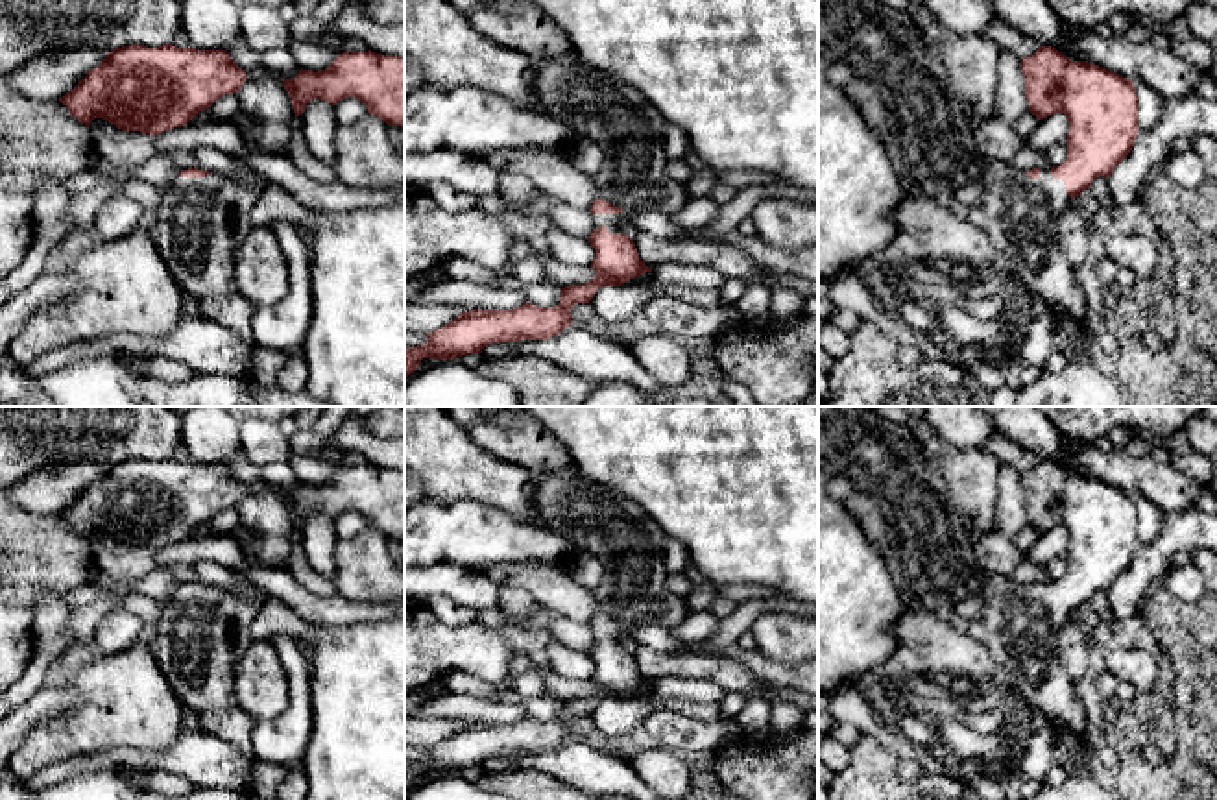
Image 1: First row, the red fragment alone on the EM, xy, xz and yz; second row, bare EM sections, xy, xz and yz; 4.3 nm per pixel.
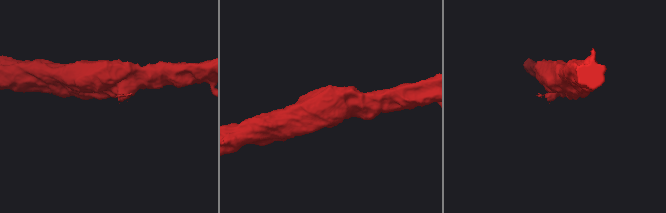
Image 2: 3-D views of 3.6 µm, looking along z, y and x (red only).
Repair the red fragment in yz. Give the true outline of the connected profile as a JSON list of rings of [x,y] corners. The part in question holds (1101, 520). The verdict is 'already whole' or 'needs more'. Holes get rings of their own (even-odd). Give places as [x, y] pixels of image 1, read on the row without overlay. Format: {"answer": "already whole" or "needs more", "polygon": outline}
{"answer": "needs more", "polygon": [[[1040,460],[1021,473],[1029,525],[1043,534],[1064,527],[1069,534],[1067,571],[1060,580],[1018,584],[1010,576],[994,578],[982,623],[992,656],[1008,669],[1027,702],[1038,715],[1038,724],[1066,730],[1088,739],[1088,717],[1075,682],[1058,660],[1058,637],[1069,624],[1069,615],[1090,602],[1099,589],[1110,591],[1114,582],[1130,567],[1138,549],[1138,510],[1127,493],[1095,477],[1071,475],[1051,460]]]}

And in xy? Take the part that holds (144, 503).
{"answer": "already whole", "polygon": [[[135,458],[107,466],[107,471],[59,515],[87,541],[94,532],[103,532],[122,545],[157,549],[188,538],[218,512],[236,508],[246,493],[247,488],[231,473],[227,464]]]}

